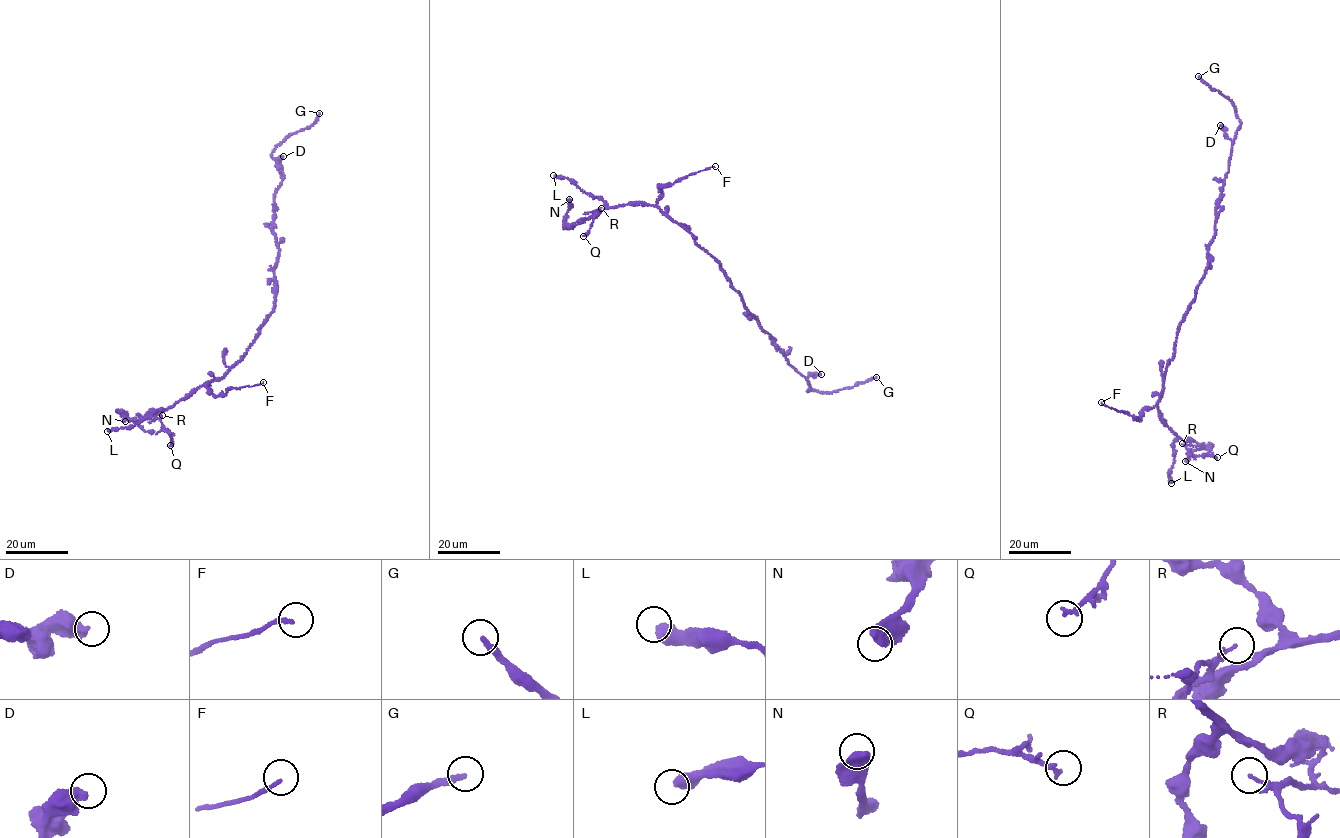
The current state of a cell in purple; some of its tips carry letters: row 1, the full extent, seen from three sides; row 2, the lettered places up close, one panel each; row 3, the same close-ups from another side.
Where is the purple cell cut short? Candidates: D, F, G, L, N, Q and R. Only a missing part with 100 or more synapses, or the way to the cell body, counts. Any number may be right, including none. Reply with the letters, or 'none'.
G

